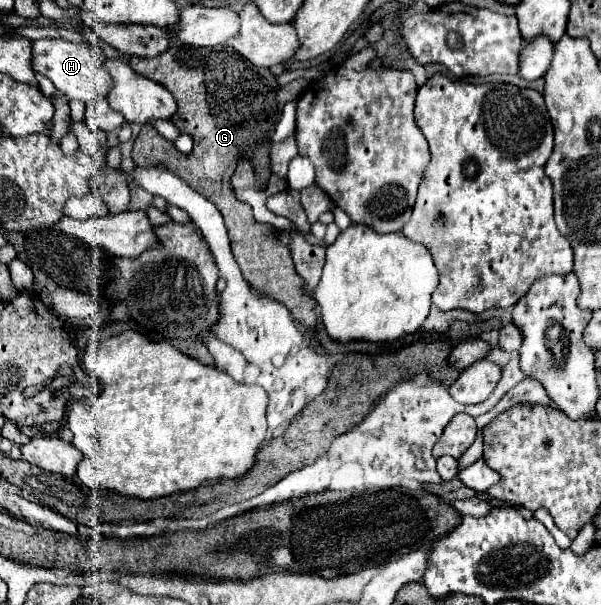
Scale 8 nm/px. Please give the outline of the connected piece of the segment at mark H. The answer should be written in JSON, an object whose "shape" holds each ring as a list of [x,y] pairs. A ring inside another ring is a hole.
{"shape":[[[43,38],[33,42],[33,58],[31,58],[33,70],[45,74],[55,84],[57,90],[63,90],[69,96],[69,100],[89,102],[95,96],[107,96],[111,92],[113,78],[103,66],[103,62],[107,62],[105,54],[91,44],[69,42],[63,38]]]}

